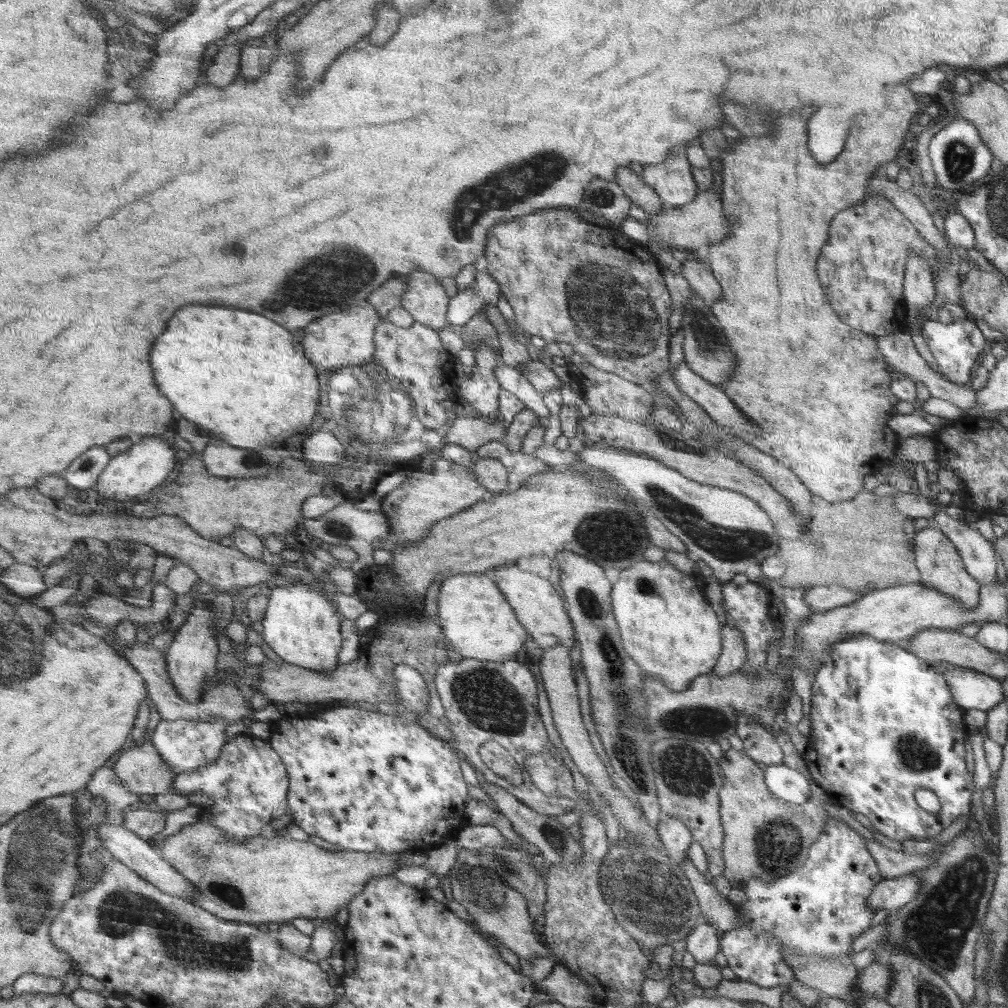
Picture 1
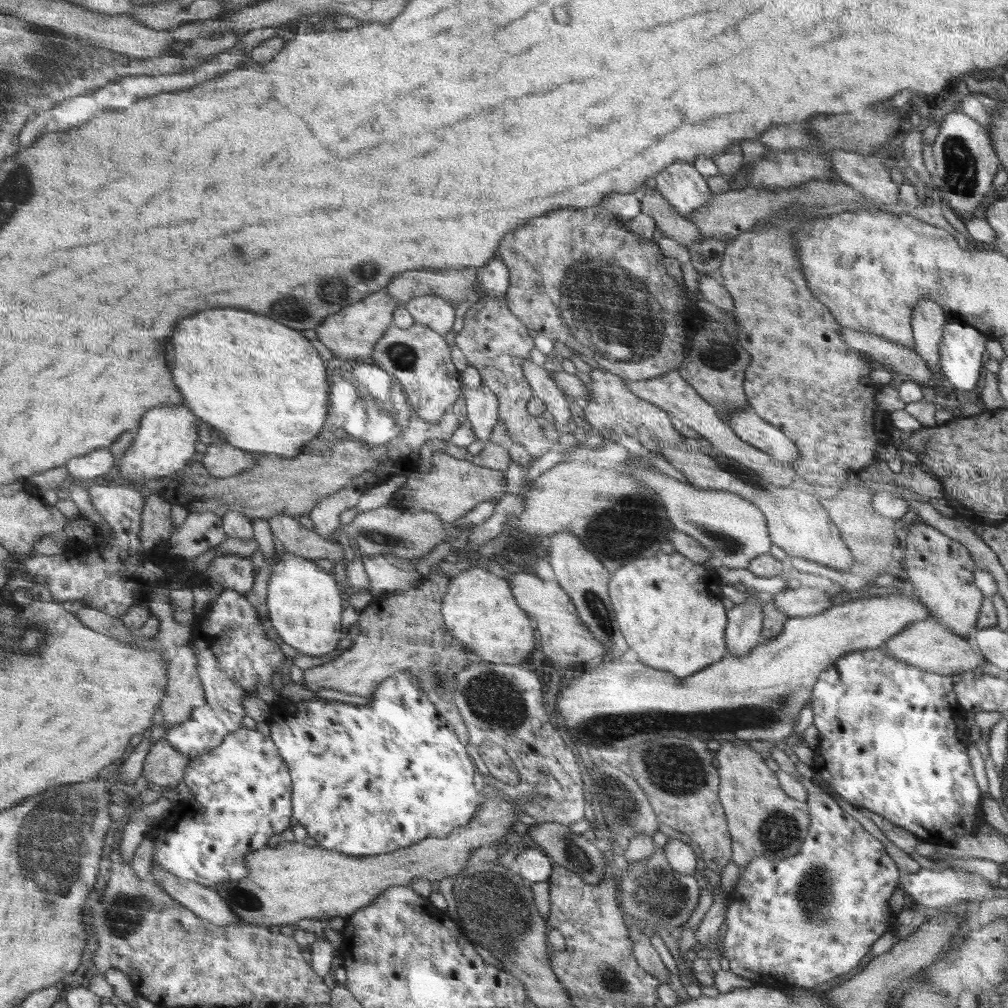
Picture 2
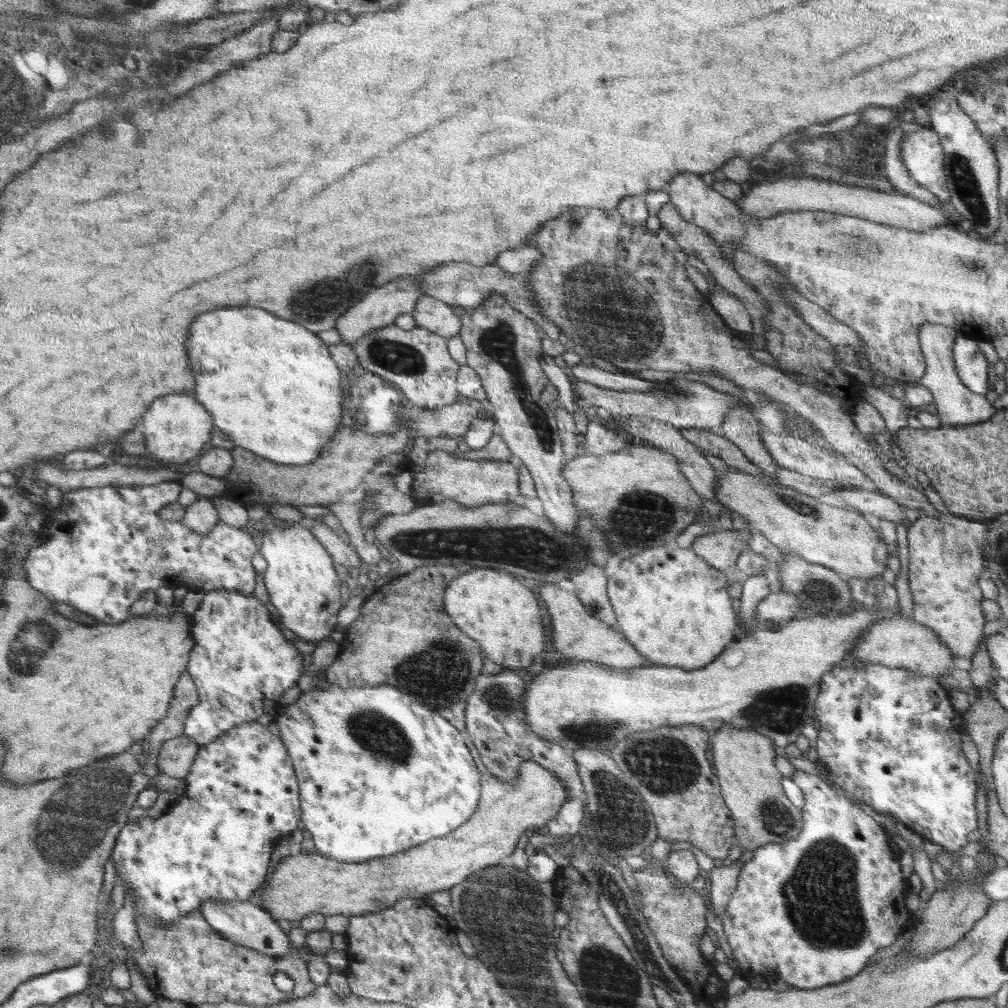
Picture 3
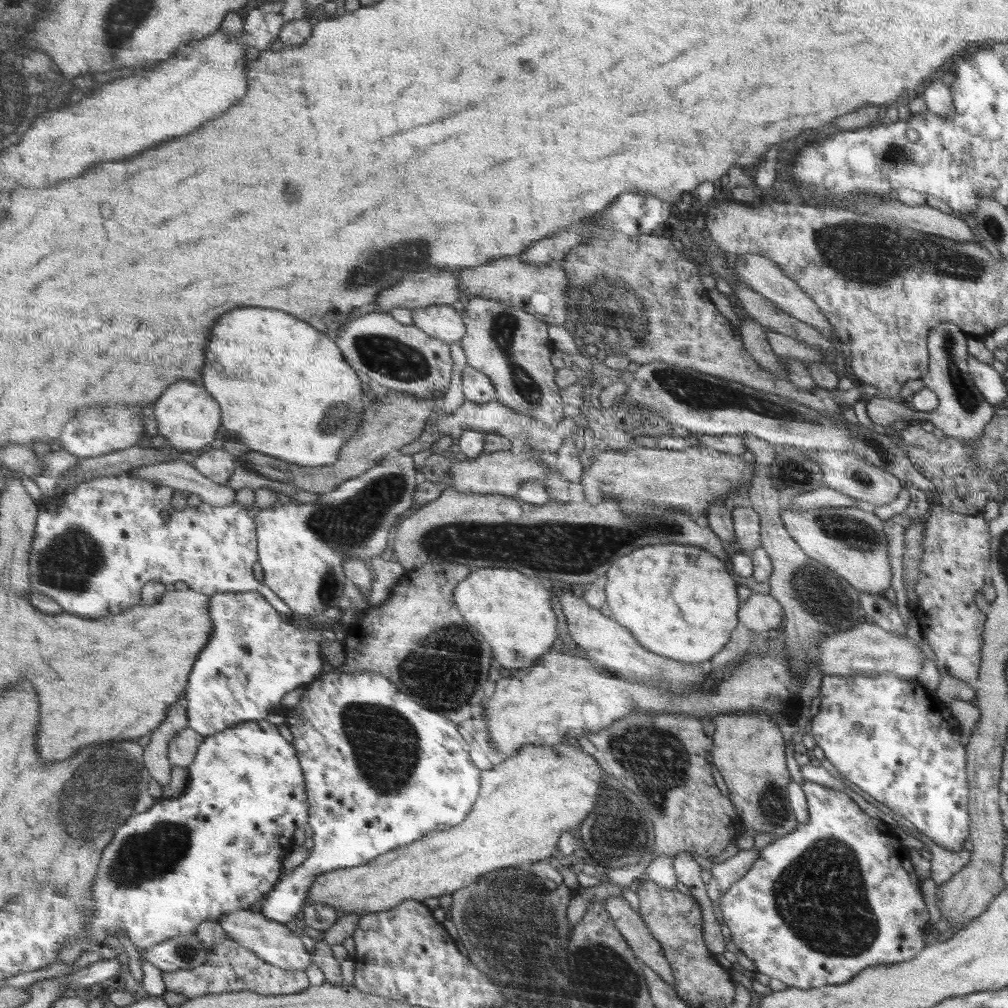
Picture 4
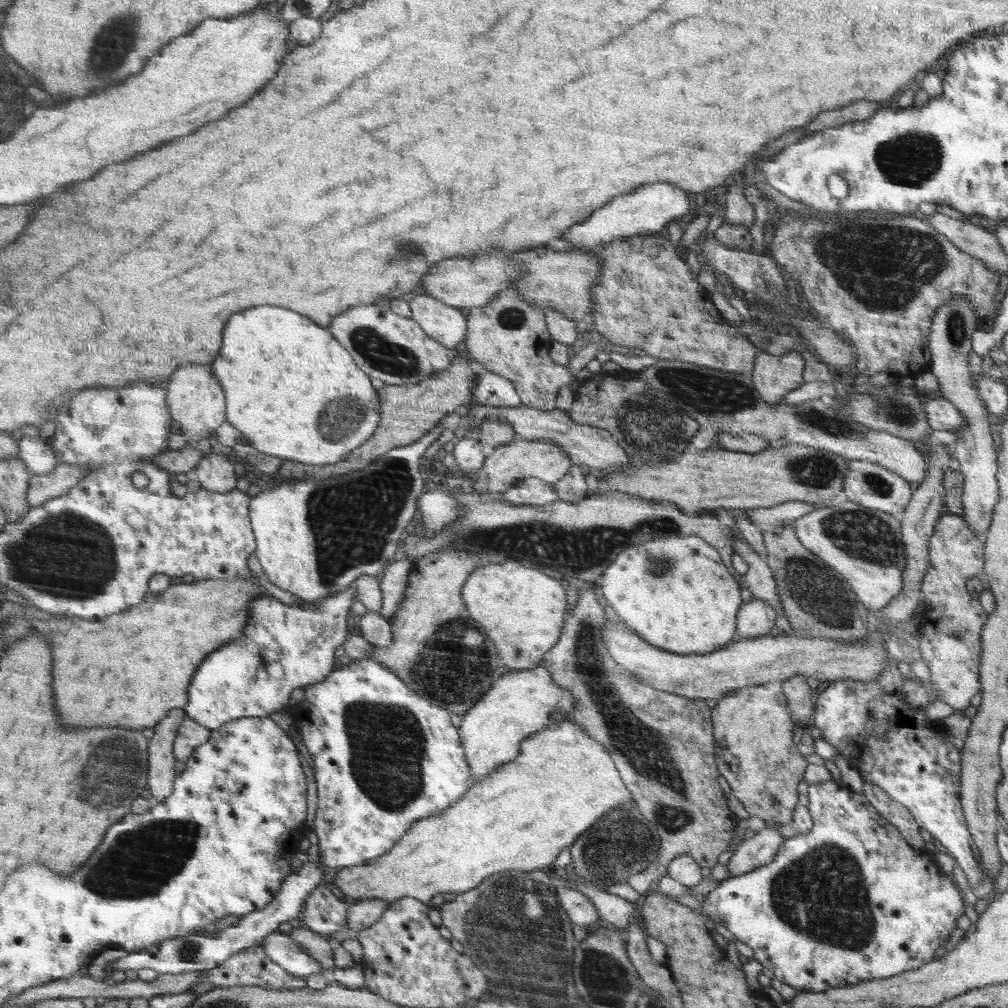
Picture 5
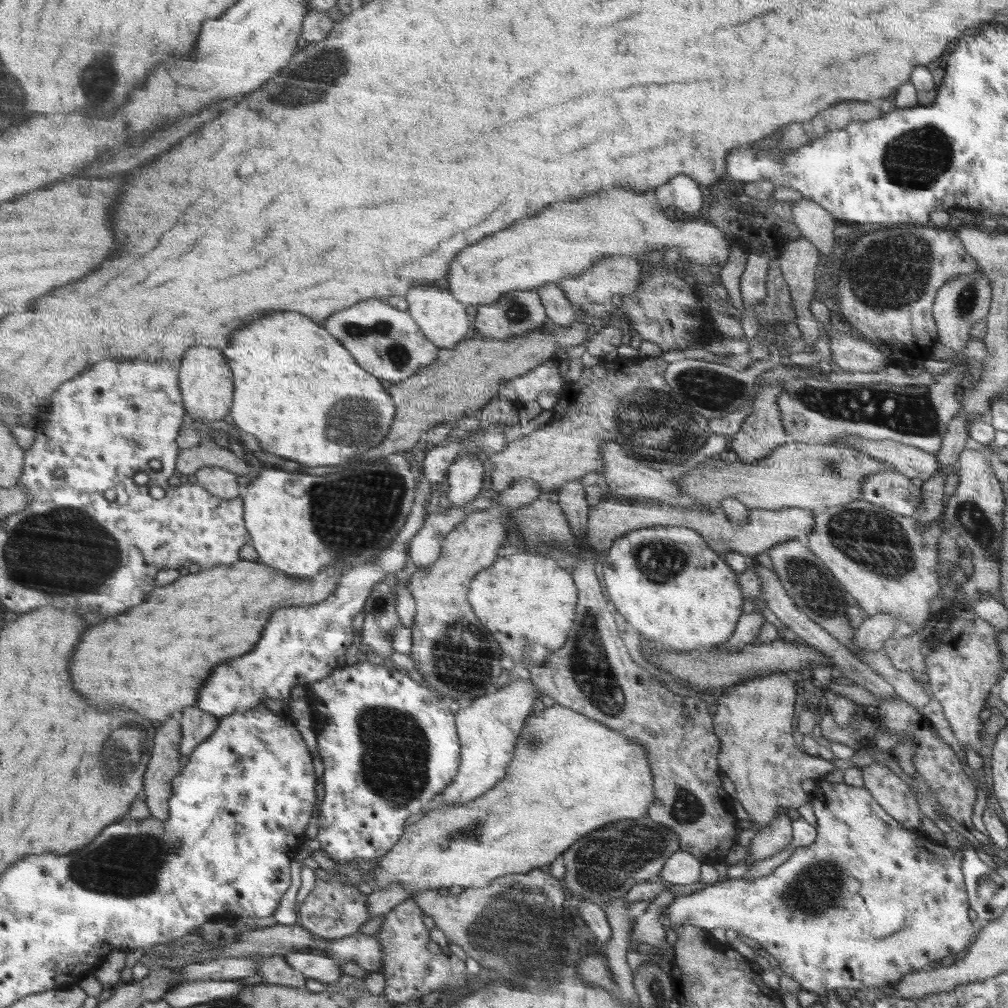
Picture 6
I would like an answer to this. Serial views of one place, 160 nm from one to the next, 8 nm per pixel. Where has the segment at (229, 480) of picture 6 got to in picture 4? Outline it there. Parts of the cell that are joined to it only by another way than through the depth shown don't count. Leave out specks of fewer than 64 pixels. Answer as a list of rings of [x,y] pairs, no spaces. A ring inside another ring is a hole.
[[[217,446],[196,458],[194,465],[208,478],[226,485],[236,472],[237,456]]]

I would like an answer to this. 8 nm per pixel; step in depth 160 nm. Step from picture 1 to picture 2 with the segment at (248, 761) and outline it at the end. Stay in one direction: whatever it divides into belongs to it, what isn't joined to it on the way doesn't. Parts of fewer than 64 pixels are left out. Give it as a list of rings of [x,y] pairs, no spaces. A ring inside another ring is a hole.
[[[243,726],[228,735],[222,746],[210,754],[193,759],[187,768],[185,782],[195,796],[196,808],[202,814],[202,822],[180,822],[180,830],[176,830],[176,834],[170,832],[178,828],[178,822],[166,822],[160,828],[160,834],[151,832],[148,836],[158,843],[154,862],[160,863],[176,876],[212,888],[244,880],[246,875],[249,875],[248,856],[264,848],[270,836],[290,828],[292,782],[288,768],[275,741],[257,730]]]

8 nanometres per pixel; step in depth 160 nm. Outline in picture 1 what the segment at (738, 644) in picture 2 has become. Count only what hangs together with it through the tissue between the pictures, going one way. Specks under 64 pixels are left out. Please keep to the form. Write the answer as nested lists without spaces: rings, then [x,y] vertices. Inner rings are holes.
[[[731,619],[722,627],[722,641],[724,651],[718,660],[717,667],[712,670],[712,675],[728,677],[739,671],[746,662],[746,641],[742,631]]]

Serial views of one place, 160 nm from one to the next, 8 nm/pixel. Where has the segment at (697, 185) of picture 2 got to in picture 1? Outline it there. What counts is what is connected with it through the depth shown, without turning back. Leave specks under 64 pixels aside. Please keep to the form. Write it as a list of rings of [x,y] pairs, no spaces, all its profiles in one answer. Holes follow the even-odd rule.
[[[682,147],[670,151],[664,163],[644,165],[643,168],[640,178],[654,189],[664,208],[684,206],[696,199],[698,190]]]

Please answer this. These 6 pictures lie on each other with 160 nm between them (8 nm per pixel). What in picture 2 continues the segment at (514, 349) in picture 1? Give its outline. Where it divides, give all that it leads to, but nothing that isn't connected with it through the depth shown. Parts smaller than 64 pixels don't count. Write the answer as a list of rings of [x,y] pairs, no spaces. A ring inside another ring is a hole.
[[[526,361],[524,372],[529,384],[533,385],[534,396],[543,400],[556,423],[568,423],[571,418],[570,399],[557,387],[547,370],[534,361]]]

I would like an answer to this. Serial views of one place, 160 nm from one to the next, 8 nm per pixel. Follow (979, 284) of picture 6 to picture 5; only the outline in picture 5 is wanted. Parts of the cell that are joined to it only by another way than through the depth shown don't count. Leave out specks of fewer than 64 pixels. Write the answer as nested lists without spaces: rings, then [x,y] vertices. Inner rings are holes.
[[[954,297],[950,303],[942,305],[933,319],[932,330],[929,332],[929,351],[931,364],[929,369],[938,379],[942,396],[949,400],[965,418],[965,427],[956,435],[954,457],[959,460],[960,470],[965,475],[964,494],[962,495],[963,513],[960,516],[978,535],[990,528],[992,510],[998,504],[998,484],[996,484],[996,450],[992,448],[988,412],[972,388],[972,370],[969,368],[969,355],[973,350],[972,336],[978,328],[977,310],[972,300],[966,297]]]

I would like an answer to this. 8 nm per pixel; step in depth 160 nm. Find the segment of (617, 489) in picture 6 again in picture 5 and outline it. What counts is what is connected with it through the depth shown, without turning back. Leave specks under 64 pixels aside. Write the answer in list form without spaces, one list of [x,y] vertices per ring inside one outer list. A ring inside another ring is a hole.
[[[522,404],[517,407],[481,407],[480,405],[474,405],[461,414],[455,436],[458,439],[467,436],[470,432],[469,428],[474,422],[477,423],[476,428],[479,428],[482,421],[487,420],[487,418],[494,418],[495,416],[501,416],[501,418],[509,420],[509,423],[513,426],[513,430],[516,432],[515,436],[519,439],[550,441],[554,445],[565,449],[565,452],[569,453],[574,465],[585,463],[590,468],[594,467],[596,470],[601,470],[606,474],[610,474],[615,468],[621,467],[622,464],[636,466],[608,431],[598,427],[575,423],[569,417],[567,411],[556,408],[553,411],[544,412]]]

